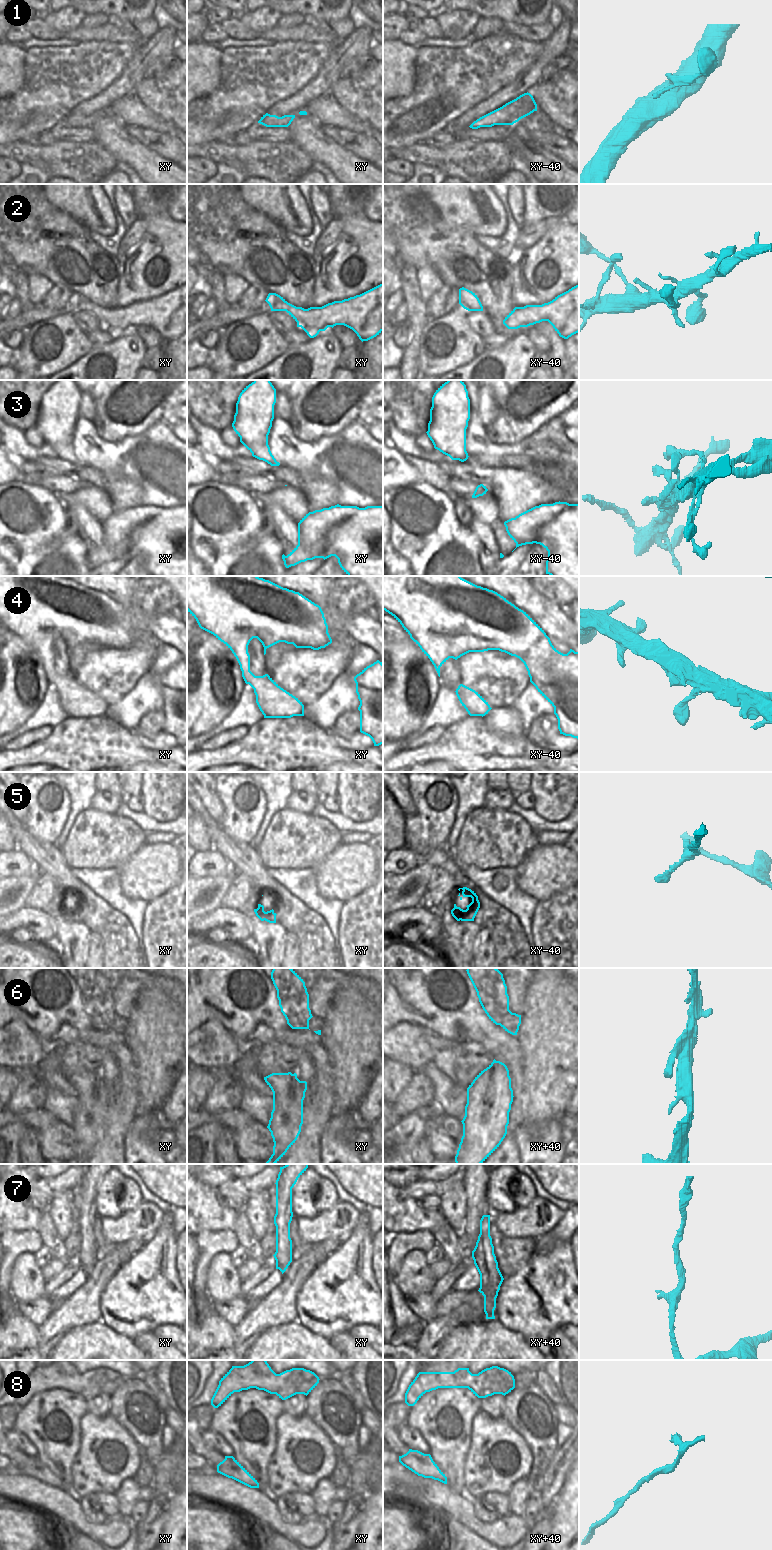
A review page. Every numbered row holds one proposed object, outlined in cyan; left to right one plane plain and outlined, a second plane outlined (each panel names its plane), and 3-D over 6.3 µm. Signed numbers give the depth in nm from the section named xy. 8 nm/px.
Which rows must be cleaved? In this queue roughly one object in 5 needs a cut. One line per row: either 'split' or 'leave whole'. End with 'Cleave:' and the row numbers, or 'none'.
1: leave whole
2: leave whole
3: leave whole
4: leave whole
5: leave whole
6: leave whole
7: leave whole
8: leave whole
Cleave: none

